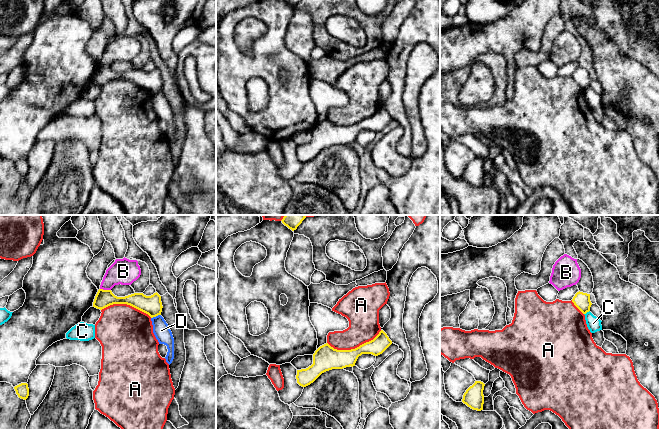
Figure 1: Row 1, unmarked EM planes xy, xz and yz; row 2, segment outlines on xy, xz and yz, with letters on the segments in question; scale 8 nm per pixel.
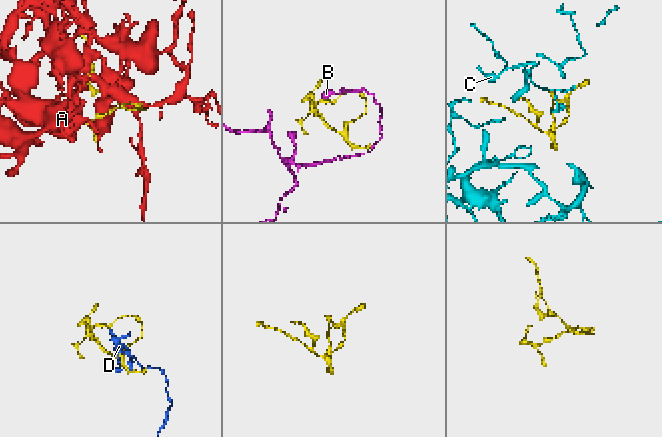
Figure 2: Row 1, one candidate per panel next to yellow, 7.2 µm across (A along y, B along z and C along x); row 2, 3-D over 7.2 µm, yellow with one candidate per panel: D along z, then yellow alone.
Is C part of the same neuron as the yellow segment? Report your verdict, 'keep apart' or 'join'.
keep apart

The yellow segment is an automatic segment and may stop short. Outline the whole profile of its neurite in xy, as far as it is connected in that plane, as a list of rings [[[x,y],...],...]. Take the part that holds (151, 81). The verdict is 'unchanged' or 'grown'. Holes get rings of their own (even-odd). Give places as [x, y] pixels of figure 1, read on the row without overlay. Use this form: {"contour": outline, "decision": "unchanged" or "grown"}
{"contour": [[[99,65],[95,72],[93,83],[102,86],[113,80],[130,81],[148,90],[151,94],[161,91],[163,84],[161,72],[157,68],[151,72],[134,69],[125,73],[117,73],[111,66]]], "decision": "unchanged"}

